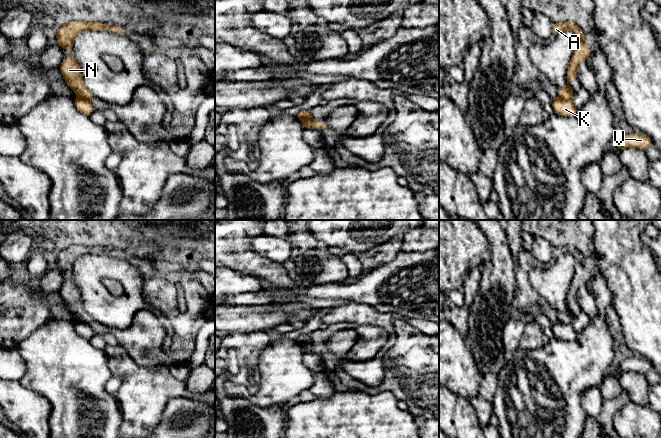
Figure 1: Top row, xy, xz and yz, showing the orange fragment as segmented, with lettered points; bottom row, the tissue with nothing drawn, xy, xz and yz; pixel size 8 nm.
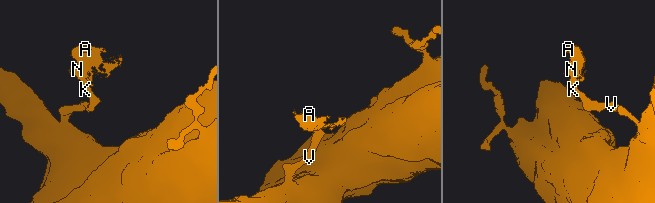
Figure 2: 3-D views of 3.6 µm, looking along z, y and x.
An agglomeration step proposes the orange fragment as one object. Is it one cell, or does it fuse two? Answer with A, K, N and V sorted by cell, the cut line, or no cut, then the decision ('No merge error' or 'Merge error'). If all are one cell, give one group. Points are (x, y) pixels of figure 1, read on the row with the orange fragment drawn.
Groups: A N / K V. Split along xy (77, 95), (88, 100). Merge error

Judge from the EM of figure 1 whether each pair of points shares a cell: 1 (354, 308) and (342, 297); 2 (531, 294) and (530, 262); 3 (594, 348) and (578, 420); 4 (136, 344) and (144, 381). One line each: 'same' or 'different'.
1: different
2: same
3: same
4: different

